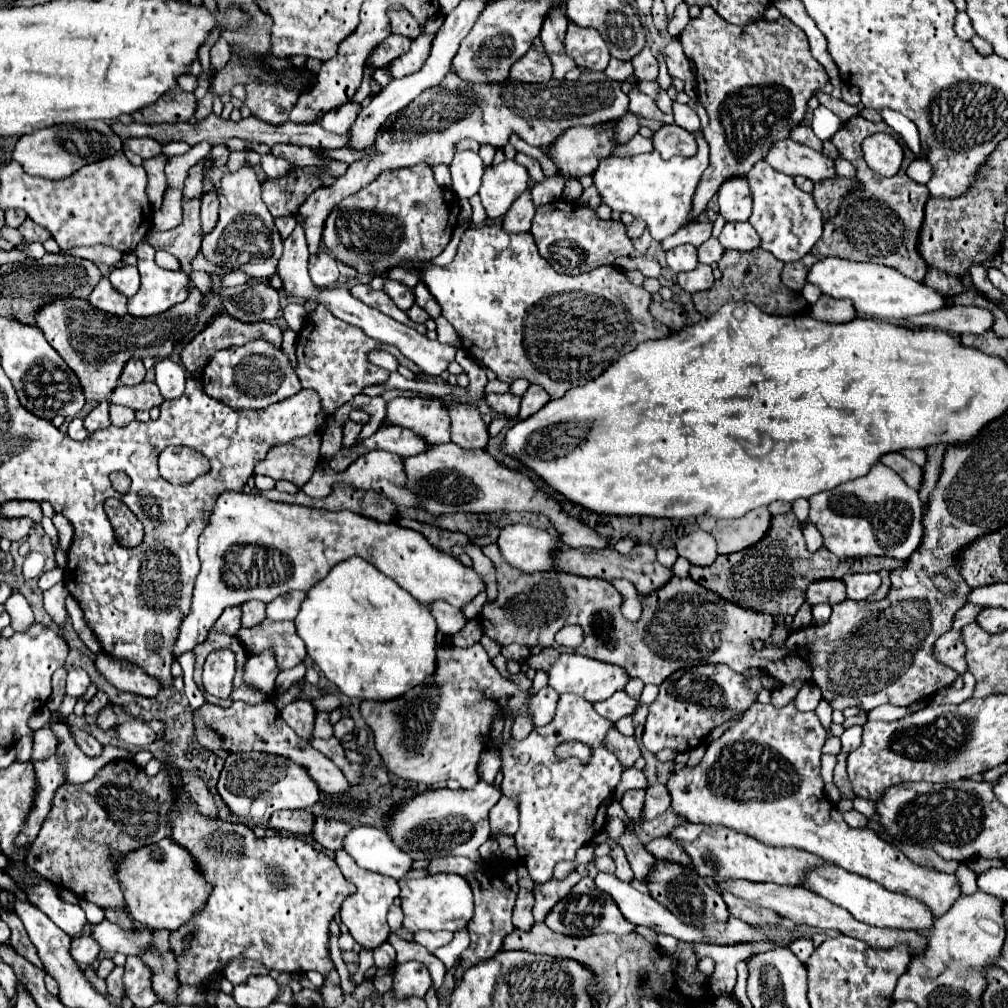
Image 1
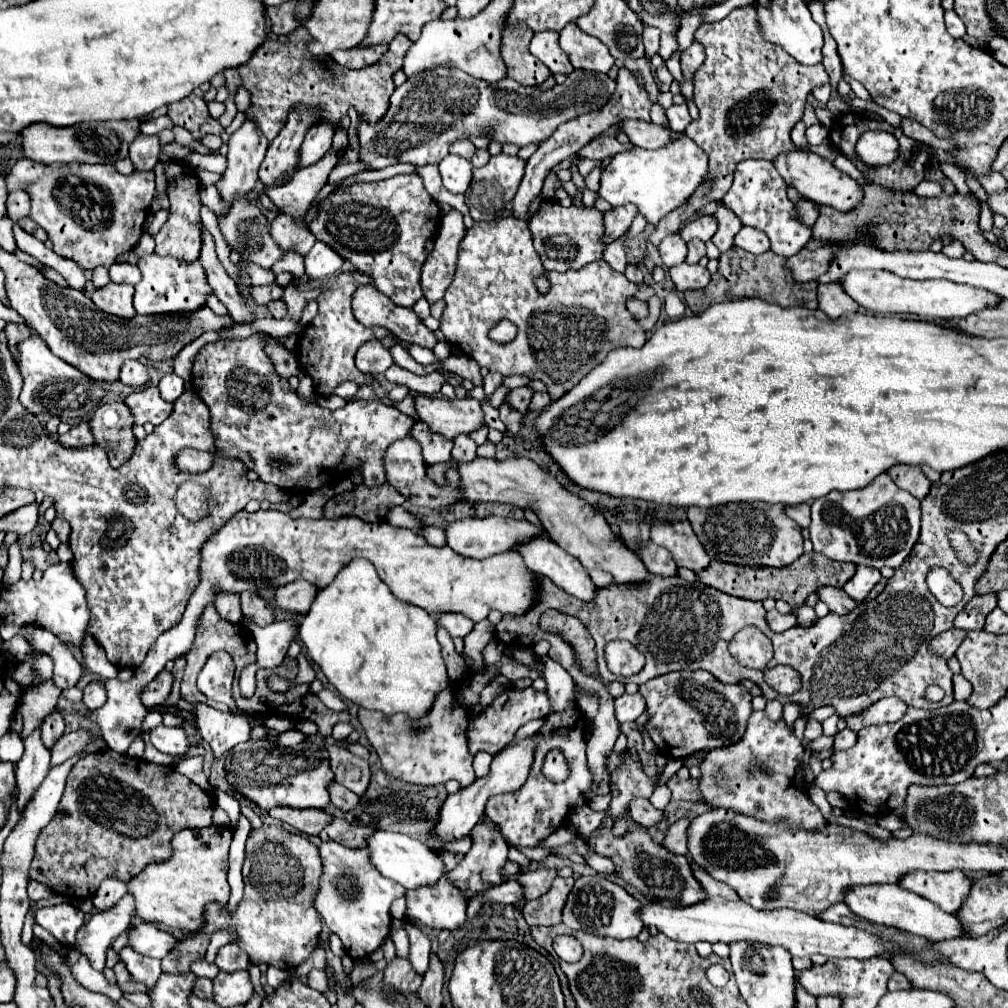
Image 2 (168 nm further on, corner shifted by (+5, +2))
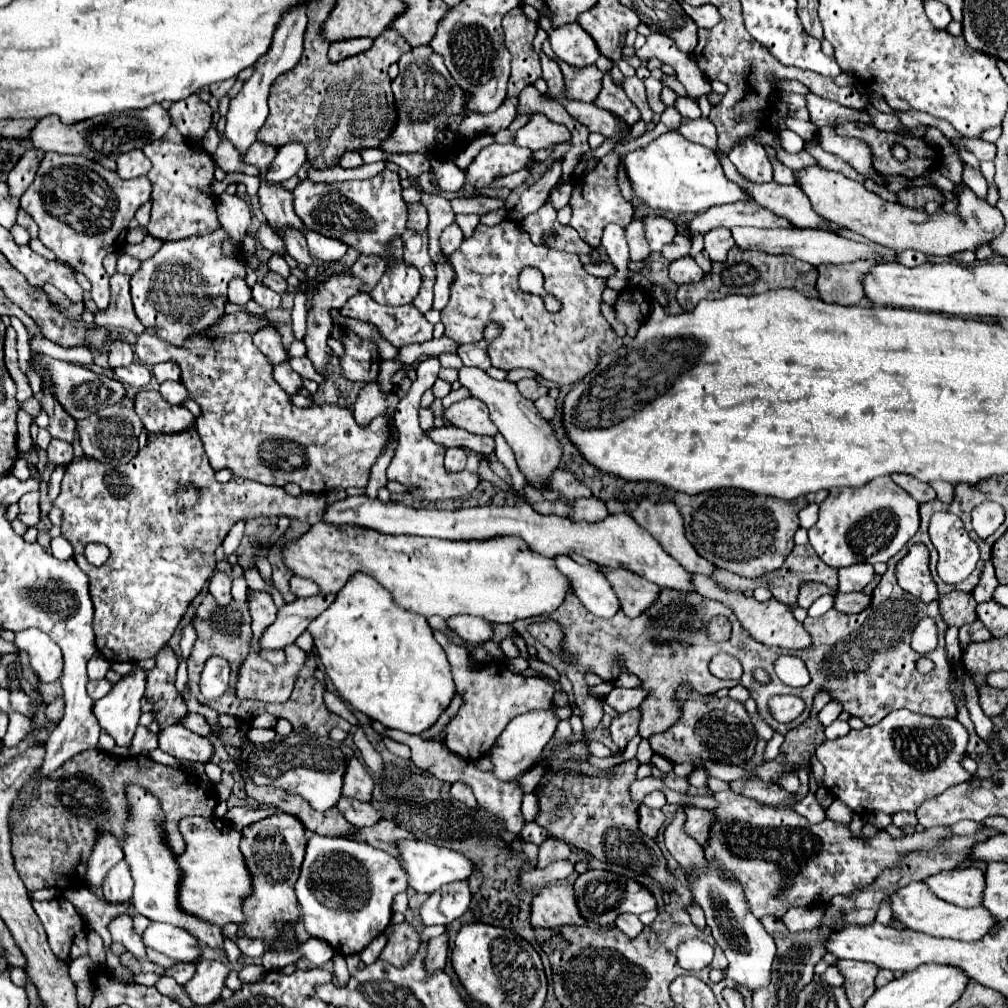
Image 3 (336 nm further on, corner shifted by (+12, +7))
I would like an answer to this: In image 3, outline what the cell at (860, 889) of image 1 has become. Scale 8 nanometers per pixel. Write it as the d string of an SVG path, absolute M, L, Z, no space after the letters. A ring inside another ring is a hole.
M922 881L910 883L910 885L902 887L900 891L896 891L892 895L892 909L894 909L894 919L900 919L908 929L914 929L914 931L920 931L920 933L926 933L932 937L978 941L992 927L998 925L998 921L992 919L992 915L988 915L988 911L984 911L984 907L964 909L964 907L950 905L950 903L938 899L936 895L932 895L932 891L928 891L928 887Z

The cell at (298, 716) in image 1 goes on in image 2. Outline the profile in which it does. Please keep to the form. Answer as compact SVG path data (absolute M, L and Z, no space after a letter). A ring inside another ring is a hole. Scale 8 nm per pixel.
M269 716L265 720L265 724L277 732L287 732L287 730L293 730L295 728L295 722L293 720L287 720L285 716Z

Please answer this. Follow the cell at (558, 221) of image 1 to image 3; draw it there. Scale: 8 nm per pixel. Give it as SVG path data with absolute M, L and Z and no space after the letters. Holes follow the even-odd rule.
M552 203L542 205L538 211L530 213L522 223L522 229L530 235L532 243L546 245L566 253L590 253L592 249L580 239L576 229L560 225L556 219L556 209Z

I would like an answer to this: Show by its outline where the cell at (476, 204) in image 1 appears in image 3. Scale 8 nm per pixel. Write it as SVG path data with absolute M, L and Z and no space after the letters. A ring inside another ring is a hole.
M457 214L455 217L455 222L458 223L464 237L466 238L472 235L476 226L480 223L480 216Z

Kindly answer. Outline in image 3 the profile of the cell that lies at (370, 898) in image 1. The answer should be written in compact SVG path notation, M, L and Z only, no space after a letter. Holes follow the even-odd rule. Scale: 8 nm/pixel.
M312 835L306 847L306 857L296 881L296 897L302 913L302 921L310 937L328 941L342 955L360 953L372 939L376 939L390 925L392 899L394 895L408 889L408 879L398 863L398 859L382 849L368 847L368 843Z

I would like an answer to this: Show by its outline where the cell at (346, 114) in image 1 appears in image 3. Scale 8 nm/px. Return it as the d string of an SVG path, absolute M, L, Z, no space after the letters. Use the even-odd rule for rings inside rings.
M296 141L288 143L282 149L278 149L278 155L272 161L272 167L268 167L268 175L264 175L264 179L268 179L268 183L282 183L294 177L296 171L304 165L304 161L306 161L304 145Z

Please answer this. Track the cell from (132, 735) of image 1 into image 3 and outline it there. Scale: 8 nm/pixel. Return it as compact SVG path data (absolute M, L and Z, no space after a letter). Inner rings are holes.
M170 725L158 733L160 749L180 761L208 763L214 755L214 745L208 737L188 731L184 725Z

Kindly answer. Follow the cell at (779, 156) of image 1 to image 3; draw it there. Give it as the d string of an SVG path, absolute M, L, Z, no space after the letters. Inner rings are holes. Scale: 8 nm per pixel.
M812 165L796 173L800 181L800 189L808 195L812 209L838 225L844 225L850 231L864 235L866 239L886 245L896 251L922 251L926 255L936 257L952 257L962 251L976 251L980 245L994 241L1000 231L1004 229L1002 213L992 207L988 201L982 201L970 189L960 193L960 203L956 213L934 213L928 215L926 211L910 209L900 203L888 203L876 193L870 193L862 183L844 177L838 171L824 169L820 165Z

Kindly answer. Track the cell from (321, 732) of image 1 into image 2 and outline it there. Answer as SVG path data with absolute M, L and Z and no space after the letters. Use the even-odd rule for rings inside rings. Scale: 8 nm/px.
M289 730L289 732L285 732L285 734L281 734L279 736L279 744L281 746L297 746L297 744L301 744L301 742L305 742L305 734L303 732L299 732L299 730Z

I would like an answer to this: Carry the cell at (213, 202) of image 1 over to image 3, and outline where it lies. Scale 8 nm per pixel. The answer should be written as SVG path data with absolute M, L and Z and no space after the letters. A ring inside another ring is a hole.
M264 327L258 333L254 333L254 343L272 365L288 361L288 353L280 341L280 333L274 327Z

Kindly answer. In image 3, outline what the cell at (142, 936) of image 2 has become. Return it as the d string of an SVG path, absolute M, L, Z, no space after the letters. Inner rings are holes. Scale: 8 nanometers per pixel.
M152 923L142 935L142 939L146 947L164 953L170 959L186 961L186 963L188 961L196 963L204 949L204 945L200 945L194 935L190 935L180 927L172 927L168 923Z

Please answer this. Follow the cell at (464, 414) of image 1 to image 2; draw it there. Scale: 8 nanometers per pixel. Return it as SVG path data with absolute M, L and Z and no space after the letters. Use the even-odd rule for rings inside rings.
M459 434L453 438L453 456L455 460L461 460L461 462L469 462L475 458L475 450L477 450L477 444L469 438L469 434Z

